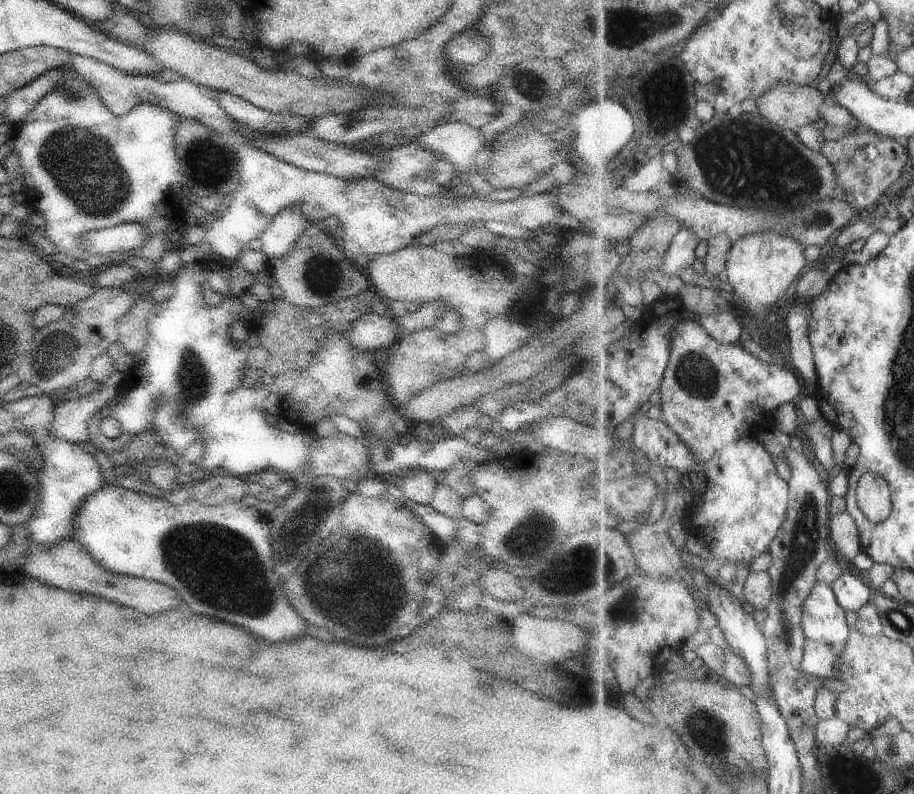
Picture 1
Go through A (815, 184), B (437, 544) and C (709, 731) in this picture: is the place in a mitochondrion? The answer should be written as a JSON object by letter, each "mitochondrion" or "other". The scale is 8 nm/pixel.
{"A":"mitochondrion","B":"other","C":"mitochondrion"}

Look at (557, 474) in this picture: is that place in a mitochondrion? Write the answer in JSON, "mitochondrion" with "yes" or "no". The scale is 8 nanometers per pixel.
{"mitochondrion":"no"}

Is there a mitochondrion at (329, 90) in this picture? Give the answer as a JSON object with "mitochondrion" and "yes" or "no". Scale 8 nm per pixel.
{"mitochondrion":"no"}

